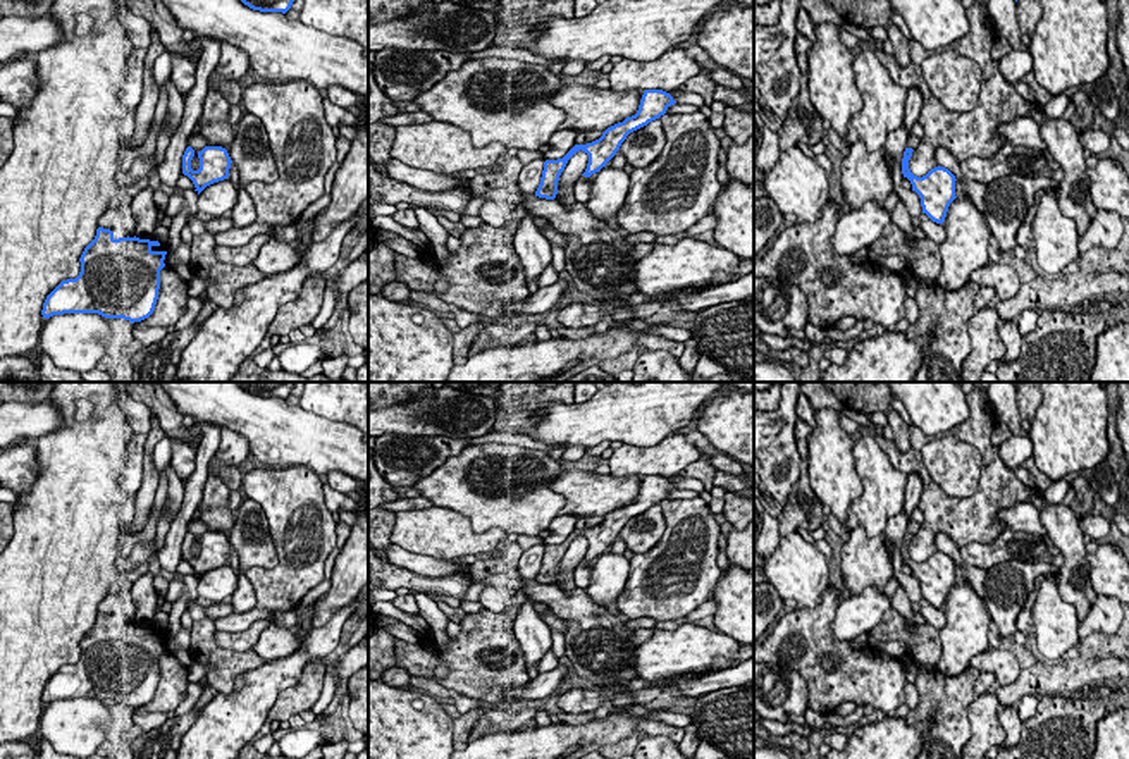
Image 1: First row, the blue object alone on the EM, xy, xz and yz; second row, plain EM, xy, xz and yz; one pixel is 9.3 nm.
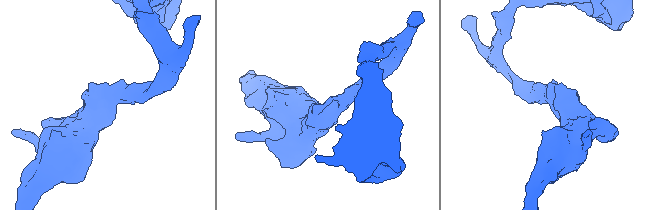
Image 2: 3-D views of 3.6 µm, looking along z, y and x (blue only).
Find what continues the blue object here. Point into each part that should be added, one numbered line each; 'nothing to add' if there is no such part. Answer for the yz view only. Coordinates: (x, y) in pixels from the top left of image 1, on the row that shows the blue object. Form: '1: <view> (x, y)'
nothing to add

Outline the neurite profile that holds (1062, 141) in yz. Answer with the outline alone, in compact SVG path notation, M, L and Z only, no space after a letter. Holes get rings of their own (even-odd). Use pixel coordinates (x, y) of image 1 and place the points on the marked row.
M1036 103L1036 107L1043 115L1040 134L1048 153L1064 170L1064 179L1057 188L1060 212L1077 224L1081 238L1096 213L1089 191L1091 181L1086 174L1084 146L1081 145L1079 133L1069 120L1064 117L1052 119L1041 105Z

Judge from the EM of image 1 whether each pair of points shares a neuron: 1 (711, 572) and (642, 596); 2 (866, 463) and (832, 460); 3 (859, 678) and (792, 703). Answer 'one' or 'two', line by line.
1: one
2: two
3: two

